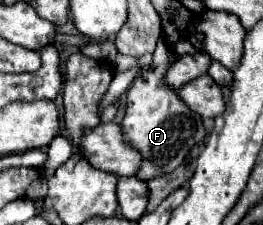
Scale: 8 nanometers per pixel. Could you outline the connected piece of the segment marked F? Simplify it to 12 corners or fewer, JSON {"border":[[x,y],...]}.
{"border":[[160,39],[128,89],[124,139],[136,177],[172,173],[206,137],[202,117],[164,83]]}

